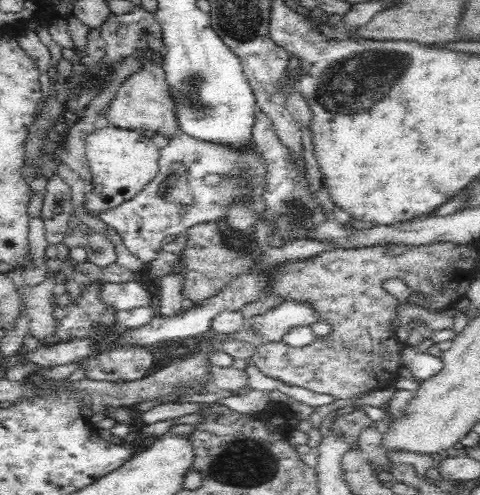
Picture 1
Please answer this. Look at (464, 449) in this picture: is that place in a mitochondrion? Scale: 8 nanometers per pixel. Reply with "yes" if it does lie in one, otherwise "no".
no

